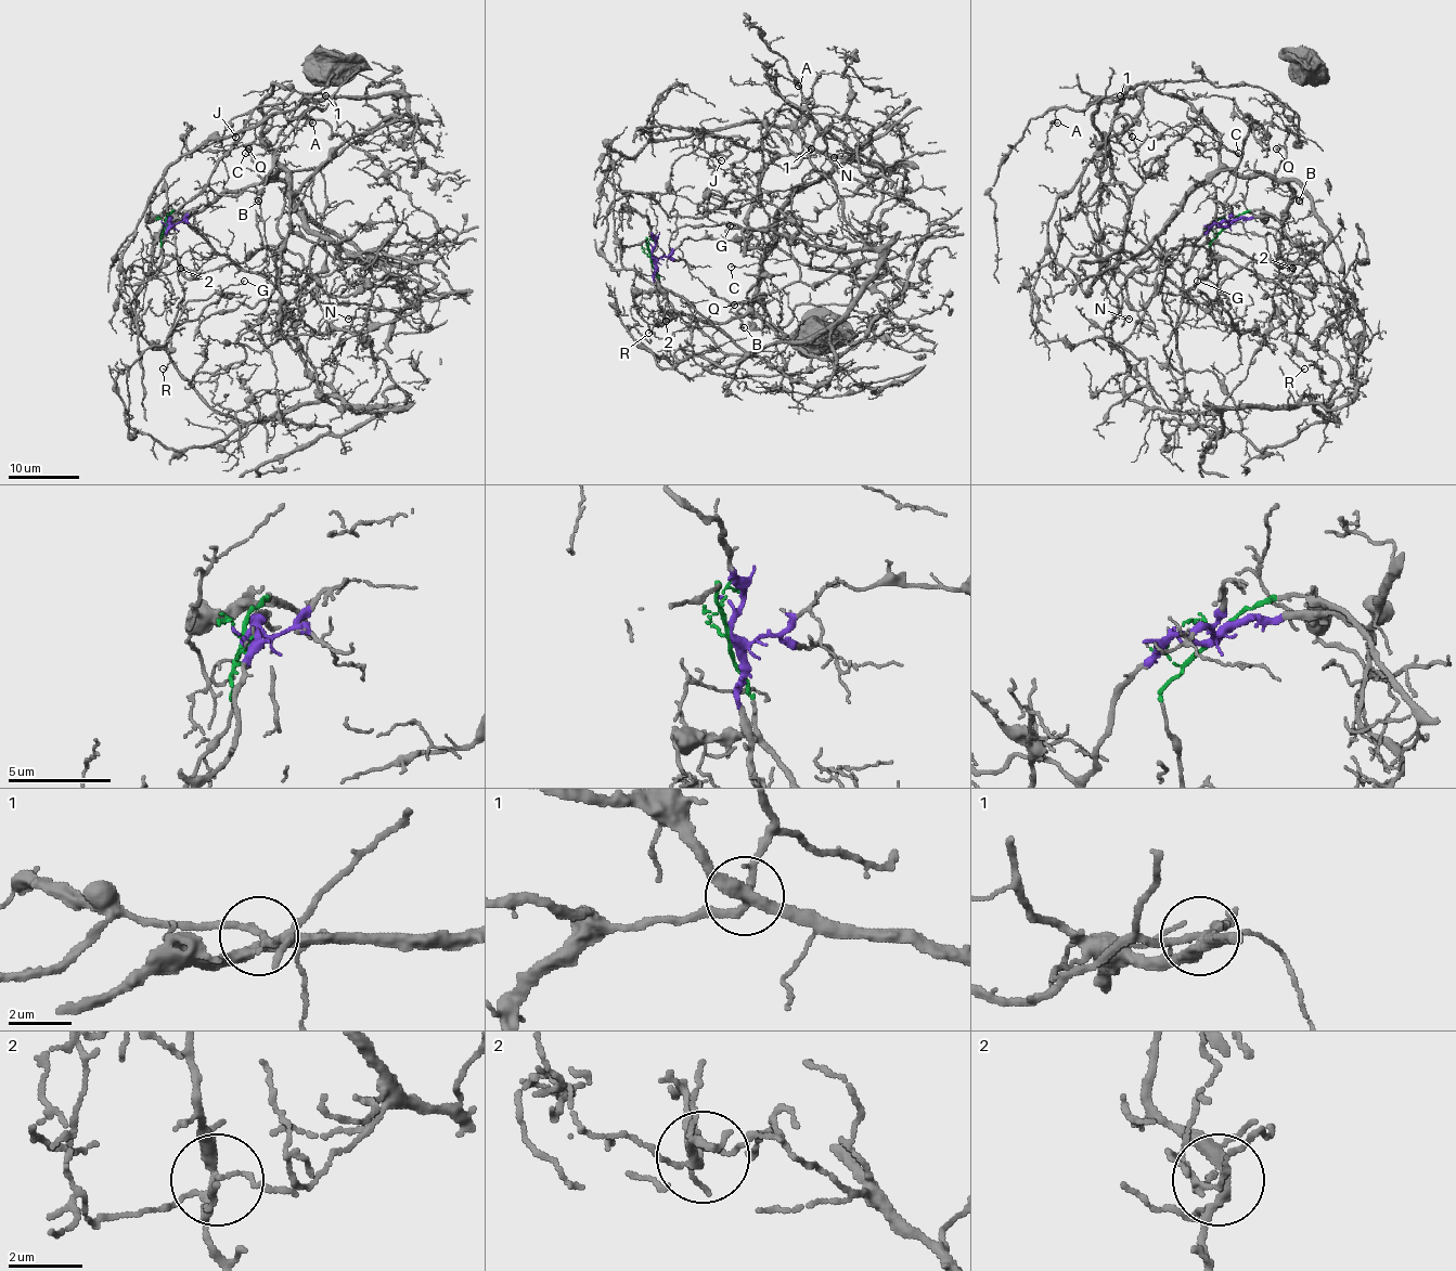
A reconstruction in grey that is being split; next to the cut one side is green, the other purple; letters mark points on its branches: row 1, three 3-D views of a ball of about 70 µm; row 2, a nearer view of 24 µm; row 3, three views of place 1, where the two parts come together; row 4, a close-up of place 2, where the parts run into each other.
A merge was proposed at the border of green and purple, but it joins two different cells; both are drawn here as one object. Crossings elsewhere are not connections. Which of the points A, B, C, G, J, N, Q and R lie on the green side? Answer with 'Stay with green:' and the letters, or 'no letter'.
Stay with green: G

